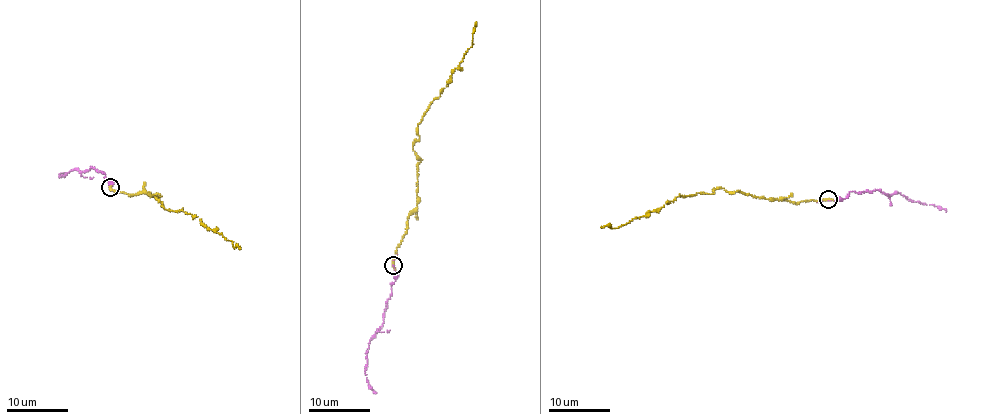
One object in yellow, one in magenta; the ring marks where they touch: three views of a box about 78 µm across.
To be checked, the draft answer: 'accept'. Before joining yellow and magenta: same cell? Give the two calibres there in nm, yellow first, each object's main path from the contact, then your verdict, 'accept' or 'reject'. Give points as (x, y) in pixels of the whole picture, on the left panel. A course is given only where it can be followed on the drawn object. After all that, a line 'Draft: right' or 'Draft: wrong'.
calibres 360 and 150 nm; course yellow (110, 187), (131, 196), (160, 194), (156, 199), (166, 210), (197, 216), (234, 248), (240, 247); course magenta (110, 188), (104, 172), (92, 167), (84, 172), (73, 169), (59, 176), (59, 174), (64, 175); accept
Draft: right

